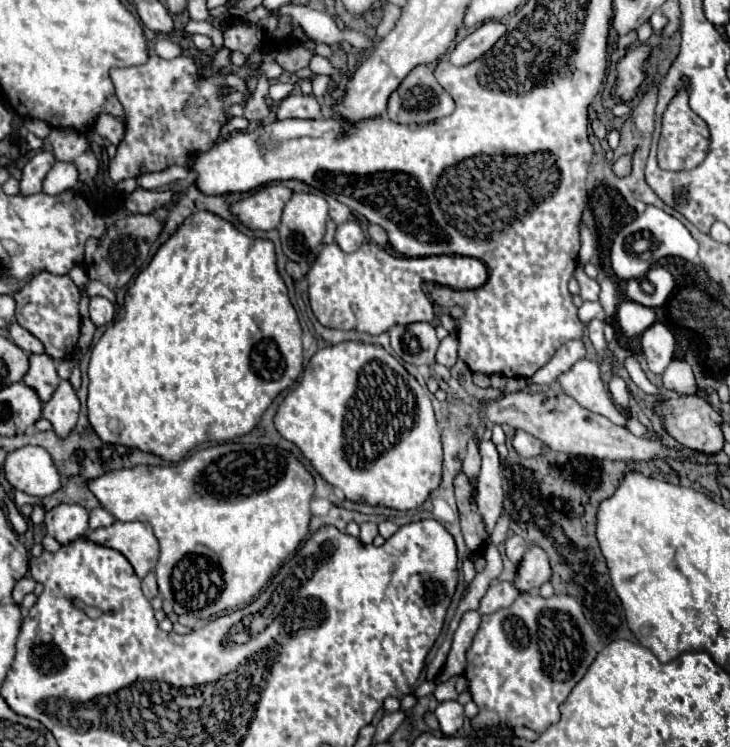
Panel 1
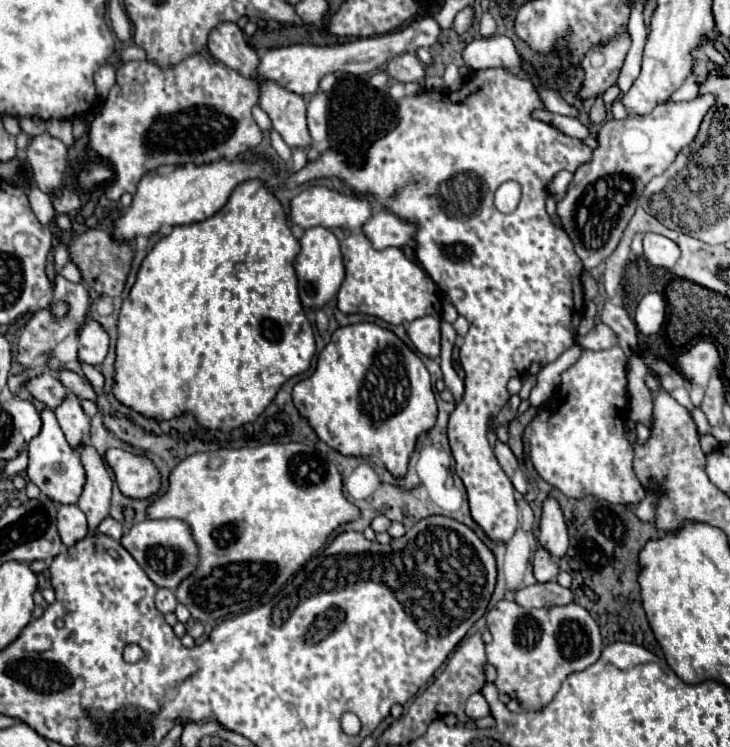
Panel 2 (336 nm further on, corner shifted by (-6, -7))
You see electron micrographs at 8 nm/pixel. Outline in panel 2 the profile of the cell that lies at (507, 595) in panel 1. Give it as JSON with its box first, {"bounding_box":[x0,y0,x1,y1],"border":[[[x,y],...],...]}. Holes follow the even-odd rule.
{"bounding_box":[515,581,573,607],"border":[[[557,581],[535,583],[531,587],[519,589],[515,595],[515,603],[519,603],[521,607],[567,605],[567,603],[573,603],[573,593],[571,593],[571,589],[561,587]]]}

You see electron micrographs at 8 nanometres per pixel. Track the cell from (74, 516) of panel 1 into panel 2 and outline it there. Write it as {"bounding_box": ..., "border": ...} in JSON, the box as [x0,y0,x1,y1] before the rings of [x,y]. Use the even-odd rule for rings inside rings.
{"bounding_box":[57,505,87,547],"border":[[[61,505],[57,513],[57,529],[63,545],[71,547],[87,535],[87,517],[77,505]]]}

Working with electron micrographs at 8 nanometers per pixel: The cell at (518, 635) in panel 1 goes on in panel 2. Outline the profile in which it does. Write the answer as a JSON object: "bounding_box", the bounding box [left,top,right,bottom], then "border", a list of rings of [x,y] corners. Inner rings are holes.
{"bounding_box":[487,599,603,711],"border":[[[503,599],[487,613],[487,629],[493,635],[493,641],[487,645],[487,661],[497,669],[495,685],[499,693],[507,693],[511,699],[519,699],[523,711],[537,711],[545,707],[559,691],[565,677],[573,671],[583,671],[593,665],[603,649],[599,625],[587,613],[587,609],[577,603],[549,609],[523,609],[515,605],[515,601]]]}

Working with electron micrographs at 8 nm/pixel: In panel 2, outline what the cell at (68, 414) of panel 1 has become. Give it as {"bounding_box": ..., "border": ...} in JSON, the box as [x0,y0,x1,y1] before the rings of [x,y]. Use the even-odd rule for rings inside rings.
{"bounding_box":[79,445,111,535],"border":[[[91,445],[79,447],[79,455],[85,467],[87,483],[79,497],[79,509],[87,515],[89,521],[89,535],[97,533],[99,523],[109,517],[109,505],[111,505],[111,477],[105,471],[105,465],[97,451]]]}

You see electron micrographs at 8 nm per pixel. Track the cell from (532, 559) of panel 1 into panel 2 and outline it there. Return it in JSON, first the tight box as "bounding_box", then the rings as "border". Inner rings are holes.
{"bounding_box":[539,497,569,557],"border":[[[547,497],[543,501],[543,515],[541,515],[541,527],[539,527],[539,543],[555,557],[563,557],[569,547],[567,539],[567,525],[565,515],[561,511],[559,501],[553,497]]]}

